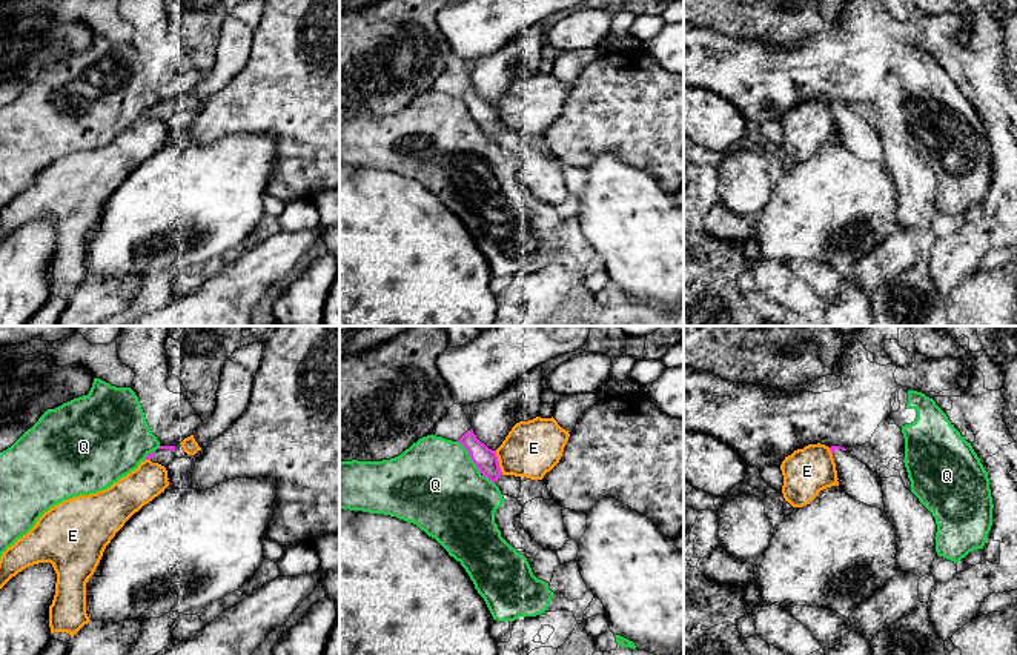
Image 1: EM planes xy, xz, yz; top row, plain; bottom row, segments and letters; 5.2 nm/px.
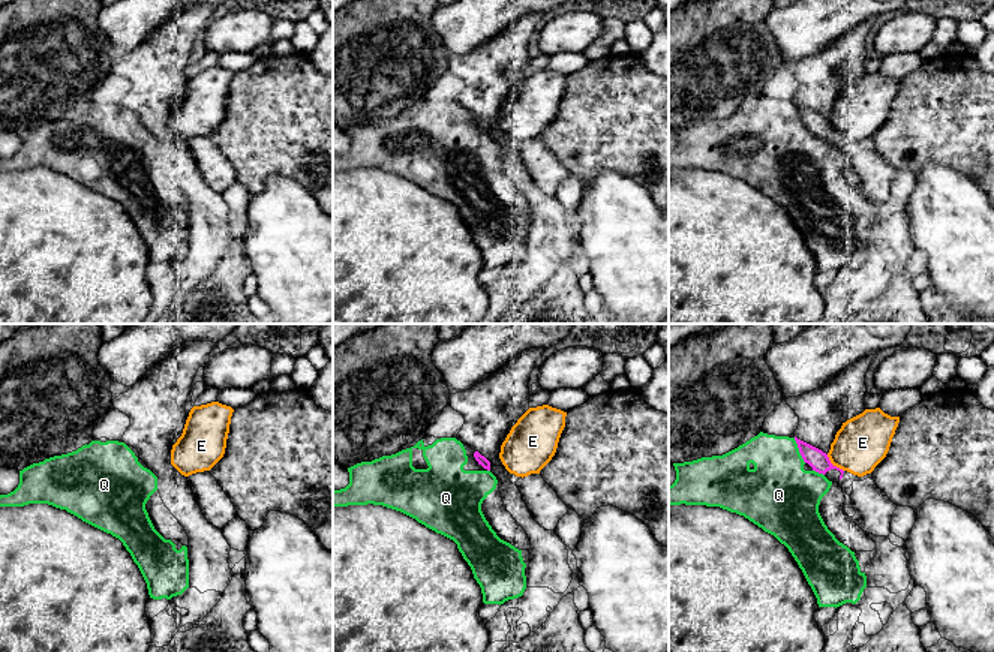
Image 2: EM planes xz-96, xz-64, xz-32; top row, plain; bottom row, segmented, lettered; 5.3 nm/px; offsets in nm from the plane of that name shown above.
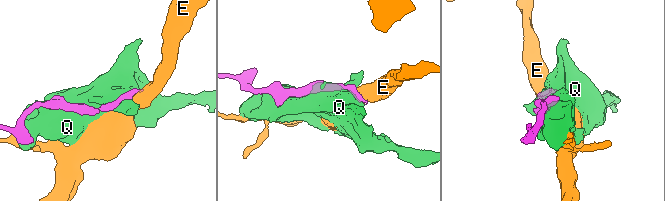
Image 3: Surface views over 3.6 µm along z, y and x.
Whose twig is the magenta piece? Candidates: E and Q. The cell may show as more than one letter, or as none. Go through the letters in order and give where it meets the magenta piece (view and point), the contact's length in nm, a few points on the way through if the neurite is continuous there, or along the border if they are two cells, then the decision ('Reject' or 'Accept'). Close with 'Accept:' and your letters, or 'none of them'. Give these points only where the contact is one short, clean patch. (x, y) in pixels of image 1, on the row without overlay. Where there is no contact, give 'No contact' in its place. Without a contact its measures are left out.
E: Touches magenta at xz (498, 119). Shared border 140 nm. Boundary: xz (493, 106), (503, 129). Reject
Q: Touches magenta at xz (473, 117). Shared border 300 nm. Reject
Accept: none of them

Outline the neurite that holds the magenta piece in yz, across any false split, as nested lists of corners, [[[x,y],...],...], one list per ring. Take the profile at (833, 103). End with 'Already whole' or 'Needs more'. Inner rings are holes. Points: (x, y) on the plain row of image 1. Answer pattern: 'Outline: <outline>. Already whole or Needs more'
Outline: [[[830,103],[839,141],[856,157],[885,168],[882,135],[866,120],[853,112],[845,103]]]. Needs more

